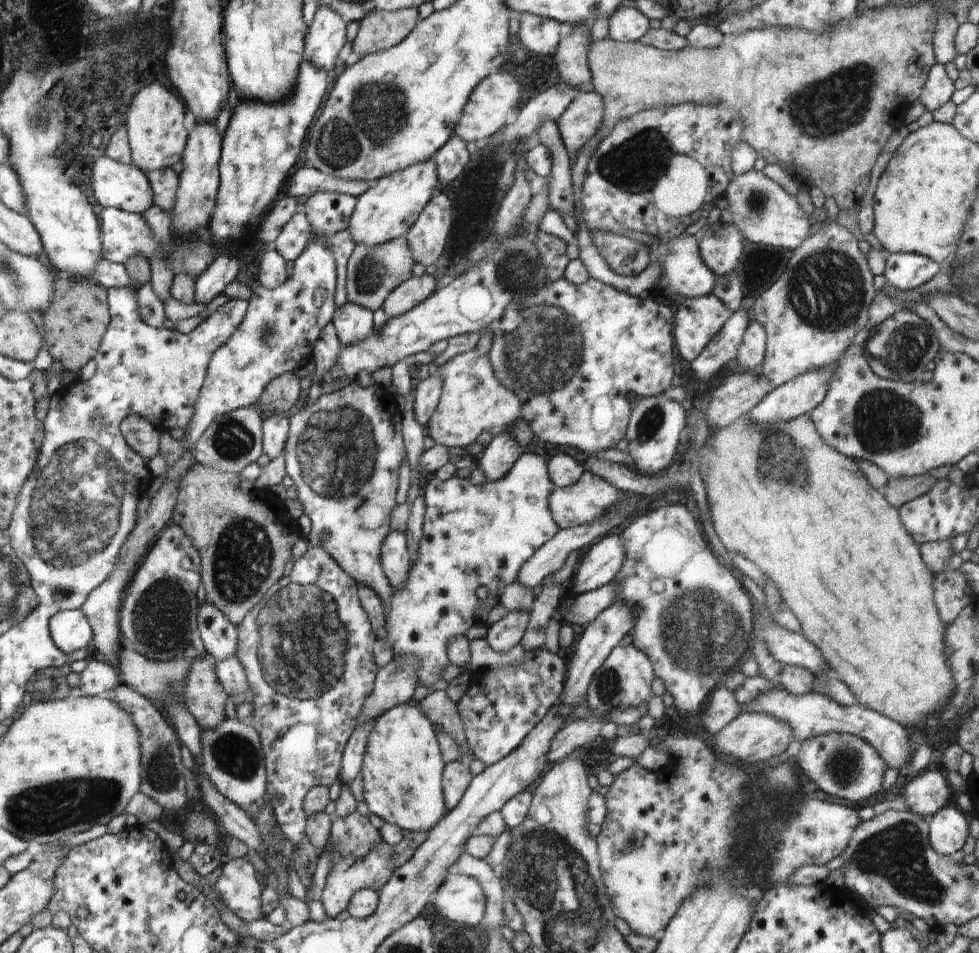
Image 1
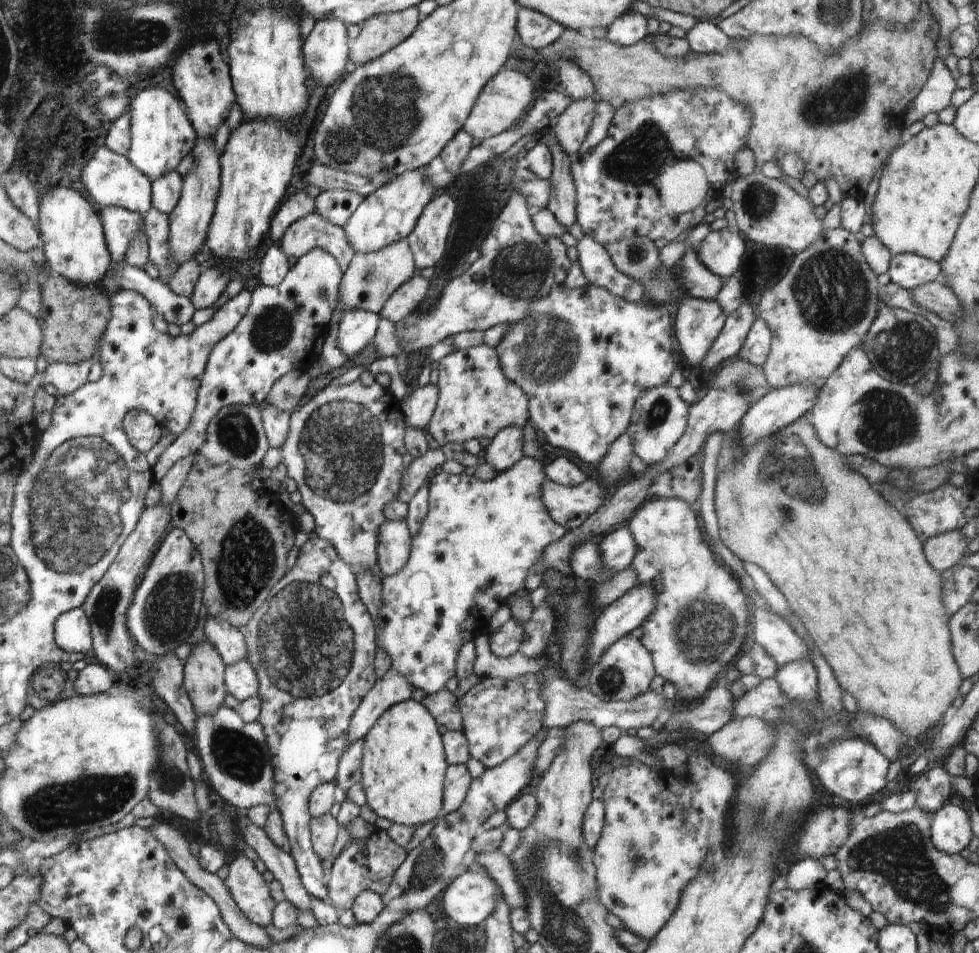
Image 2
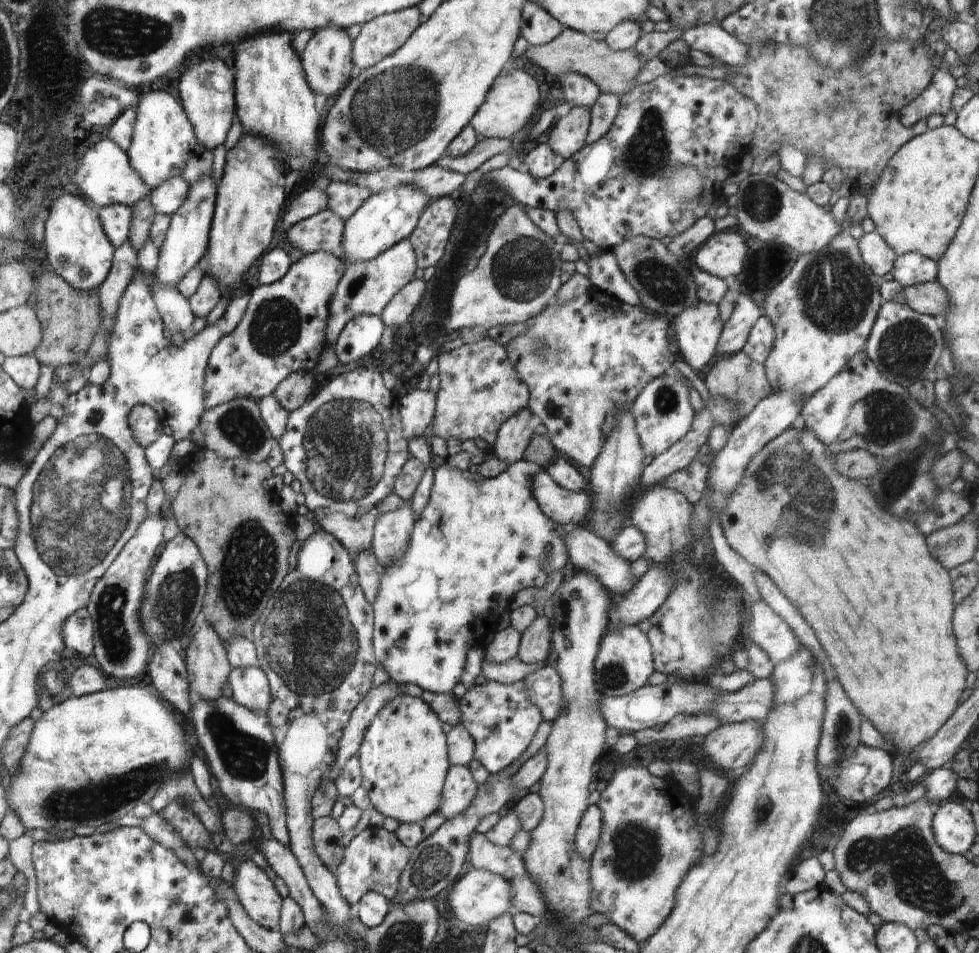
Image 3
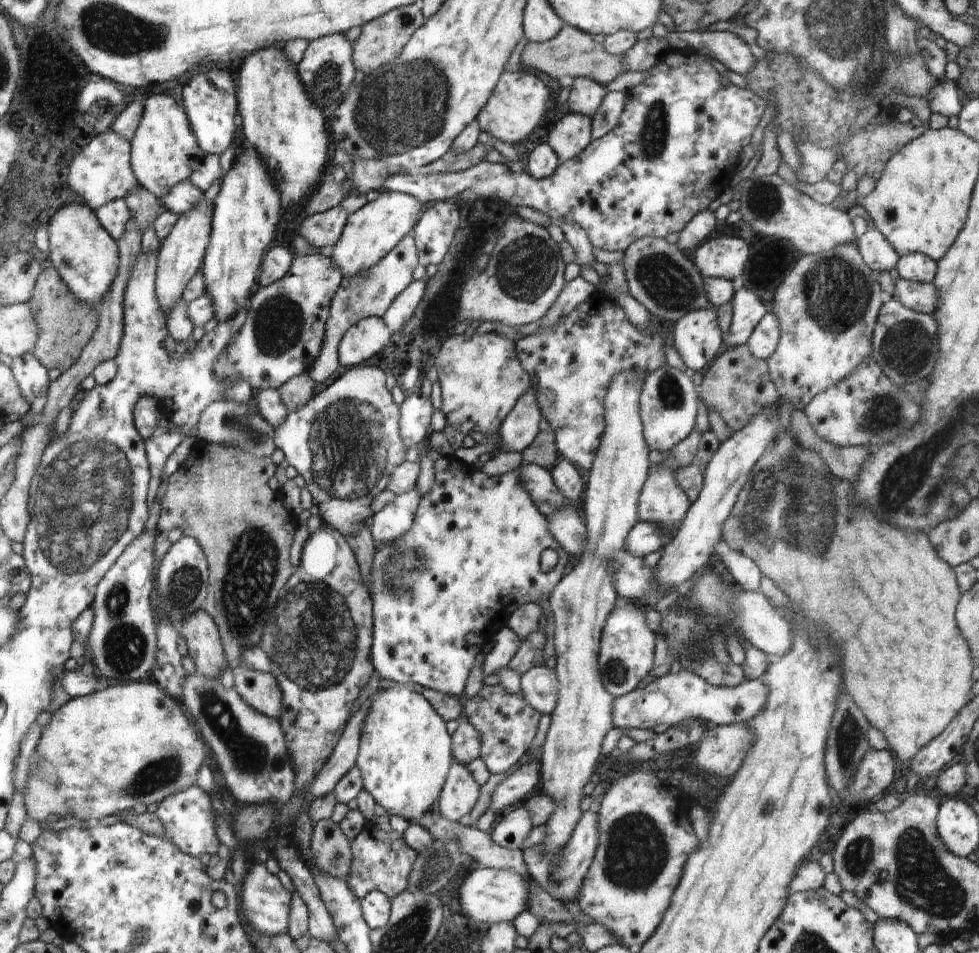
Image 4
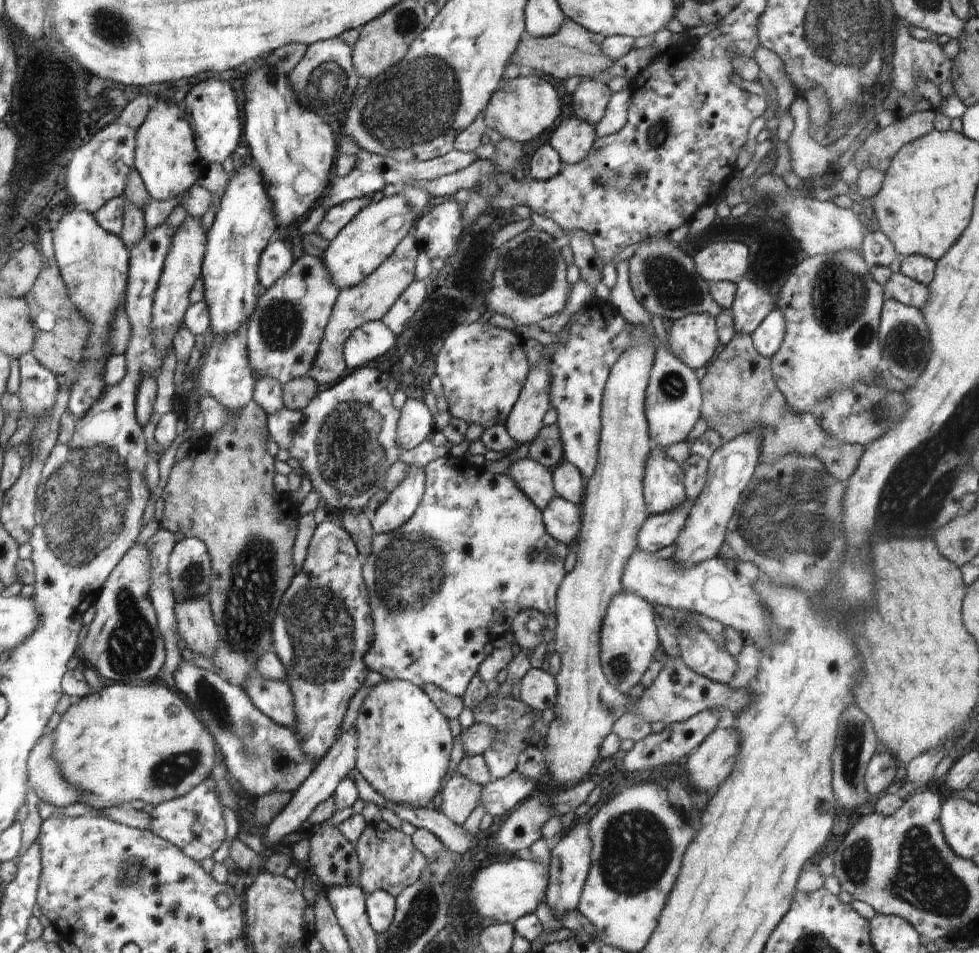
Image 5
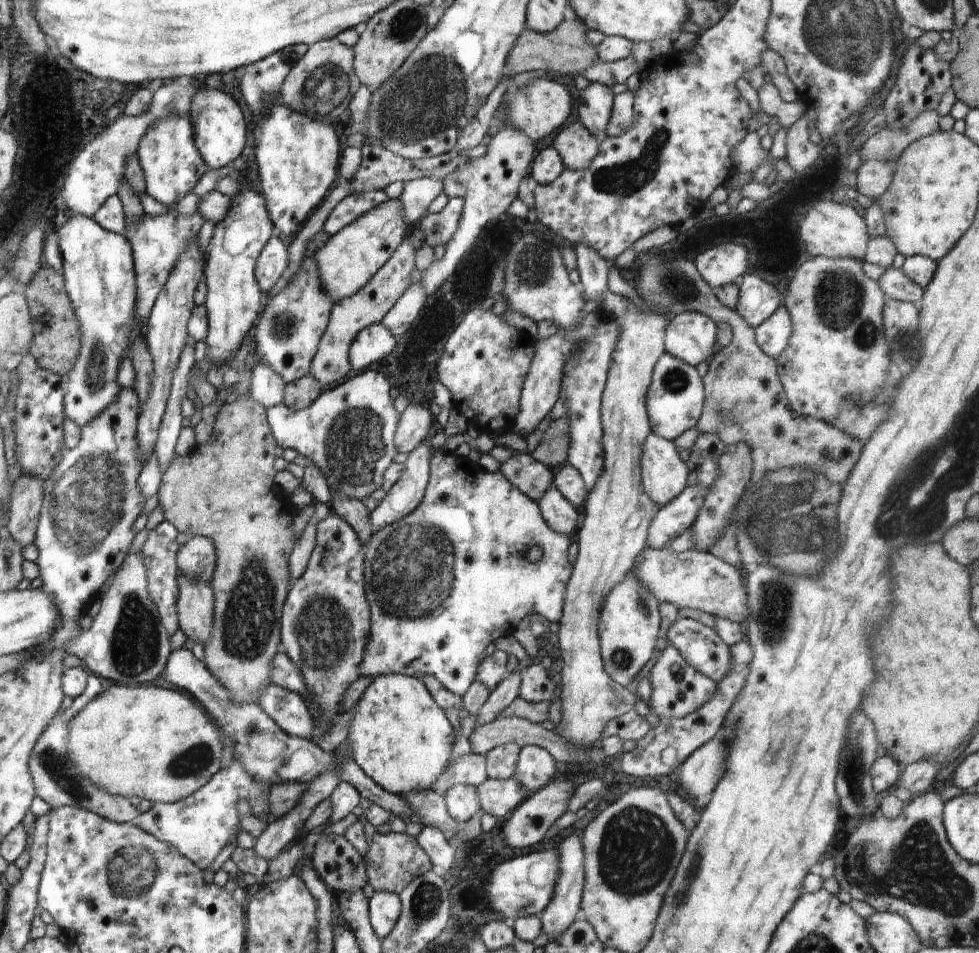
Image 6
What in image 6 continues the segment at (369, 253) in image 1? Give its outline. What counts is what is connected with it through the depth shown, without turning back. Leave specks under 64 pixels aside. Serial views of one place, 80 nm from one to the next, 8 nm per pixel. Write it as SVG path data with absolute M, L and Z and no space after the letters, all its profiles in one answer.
M408 236L395 250L395 254L387 260L386 266L380 268L378 274L366 286L360 288L356 294L336 302L331 311L330 325L327 327L326 334L323 335L322 342L319 343L318 354L315 355L314 362L310 366L310 375L319 380L321 385L330 386L334 382L340 382L344 376L348 376L351 370L349 348L354 337L365 326L380 323L386 313L396 304L398 298L404 294L406 288L411 285L410 272L415 268L415 252Z

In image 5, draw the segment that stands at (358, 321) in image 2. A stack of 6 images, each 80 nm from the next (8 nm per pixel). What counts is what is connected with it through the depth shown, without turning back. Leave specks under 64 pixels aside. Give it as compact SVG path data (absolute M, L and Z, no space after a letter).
M384 321L365 322L347 336L343 346L344 362L348 370L356 370L391 350L394 342L394 333Z

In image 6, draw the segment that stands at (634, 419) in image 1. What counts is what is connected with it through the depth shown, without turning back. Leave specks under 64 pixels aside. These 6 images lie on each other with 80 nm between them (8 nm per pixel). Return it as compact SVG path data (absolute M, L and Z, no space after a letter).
M668 351L664 352L659 362L655 364L646 400L654 434L673 442L682 432L697 426L705 403L704 389L695 366L690 366L679 357L674 358Z

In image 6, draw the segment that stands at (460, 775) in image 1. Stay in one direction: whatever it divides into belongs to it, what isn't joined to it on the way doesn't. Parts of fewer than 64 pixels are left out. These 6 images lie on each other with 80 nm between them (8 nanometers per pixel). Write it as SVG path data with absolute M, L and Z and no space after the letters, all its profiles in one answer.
M456 783L444 792L447 813L460 824L464 824L480 810L477 788Z

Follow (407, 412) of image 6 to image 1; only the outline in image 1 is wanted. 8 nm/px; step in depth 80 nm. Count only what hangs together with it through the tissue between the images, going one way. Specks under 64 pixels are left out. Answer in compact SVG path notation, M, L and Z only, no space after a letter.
M438 371L432 373L427 378L422 379L412 393L413 411L416 420L423 426L431 419L432 414L438 406L443 387L443 374Z

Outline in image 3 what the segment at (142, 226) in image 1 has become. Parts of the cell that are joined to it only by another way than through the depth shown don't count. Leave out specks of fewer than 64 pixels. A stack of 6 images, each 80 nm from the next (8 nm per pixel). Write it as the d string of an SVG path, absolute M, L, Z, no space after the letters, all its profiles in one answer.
M116 203L97 209L104 232L107 233L109 240L116 249L122 246L129 237L132 220L131 209L126 205Z

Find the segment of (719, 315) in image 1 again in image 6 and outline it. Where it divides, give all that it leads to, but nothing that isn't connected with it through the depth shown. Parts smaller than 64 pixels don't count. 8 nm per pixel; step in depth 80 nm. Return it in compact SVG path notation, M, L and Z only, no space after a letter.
M696 311L673 315L668 323L667 351L692 366L706 362L716 344L716 324L711 317Z

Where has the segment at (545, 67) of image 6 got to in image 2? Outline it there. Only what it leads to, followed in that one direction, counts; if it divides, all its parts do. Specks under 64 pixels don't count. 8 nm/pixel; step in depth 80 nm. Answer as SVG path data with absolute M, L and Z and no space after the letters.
M921 10L907 25L873 18L867 28L851 36L836 53L821 51L817 44L802 35L752 35L744 40L733 40L727 49L712 54L696 54L690 50L682 58L666 57L652 42L644 39L624 46L614 44L607 38L597 39L570 27L556 43L537 52L546 60L559 62L560 59L572 59L590 75L596 97L611 104L615 110L638 103L645 97L670 91L693 93L718 89L727 93L752 113L747 145L756 154L759 165L772 159L780 162L789 153L797 154L803 160L806 174L812 173L817 182L822 183L826 178L834 178L842 198L860 201L868 188L868 182L900 140L900 128L894 124L894 118L888 116L888 112L880 112L884 110L882 106L886 104L890 114L900 116L900 112L922 90L939 54L937 44L928 32L933 23L932 14L924 14Z

